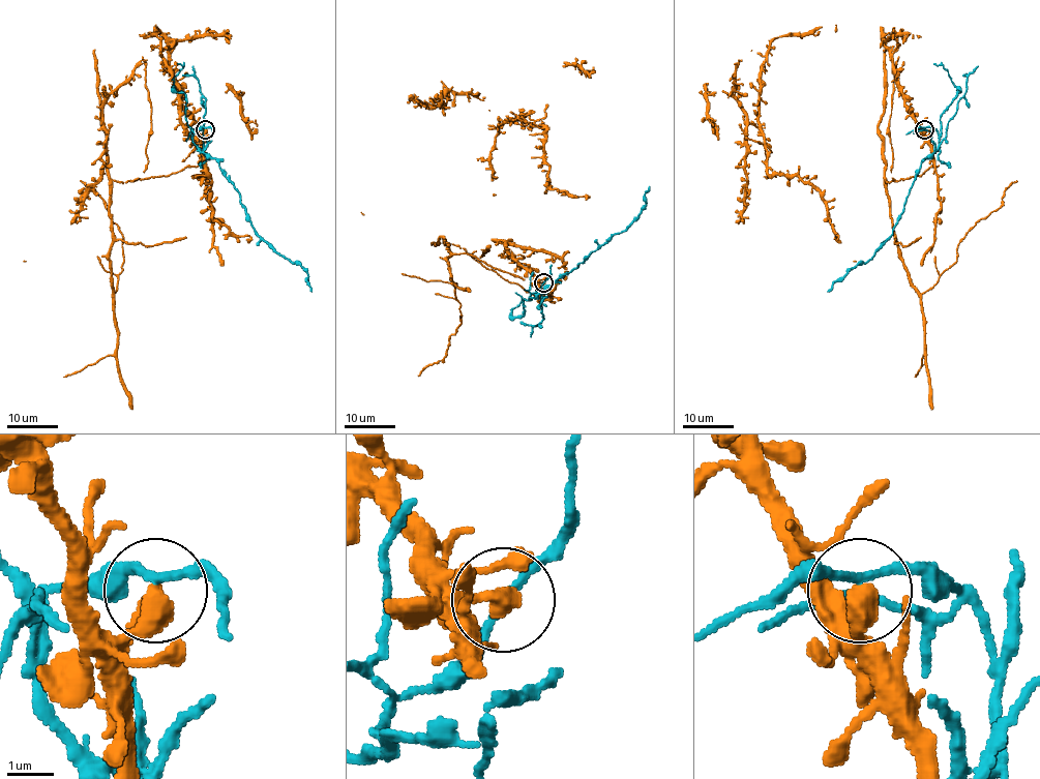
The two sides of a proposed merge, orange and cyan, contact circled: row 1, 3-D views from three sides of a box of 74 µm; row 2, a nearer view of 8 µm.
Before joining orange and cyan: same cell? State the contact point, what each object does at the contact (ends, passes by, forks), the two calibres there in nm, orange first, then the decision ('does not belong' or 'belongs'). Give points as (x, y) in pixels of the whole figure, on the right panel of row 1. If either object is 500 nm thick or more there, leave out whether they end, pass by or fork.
(924, 129) | 500/160 nm | does not belong

